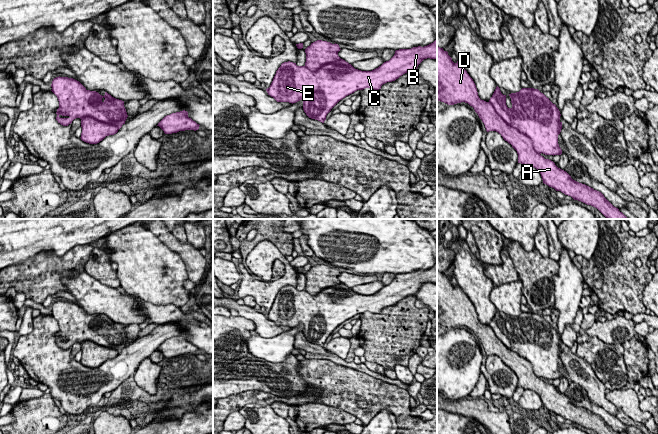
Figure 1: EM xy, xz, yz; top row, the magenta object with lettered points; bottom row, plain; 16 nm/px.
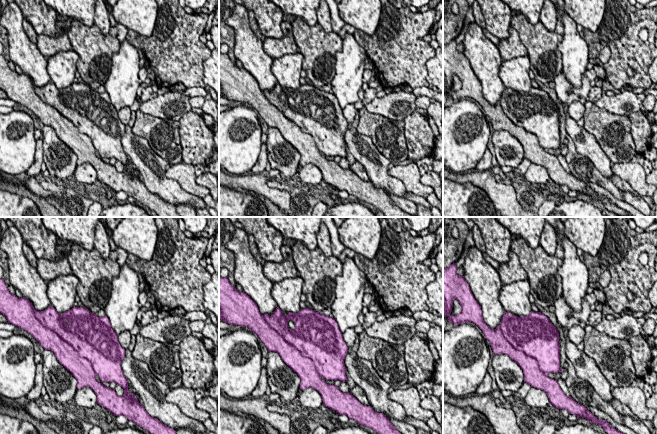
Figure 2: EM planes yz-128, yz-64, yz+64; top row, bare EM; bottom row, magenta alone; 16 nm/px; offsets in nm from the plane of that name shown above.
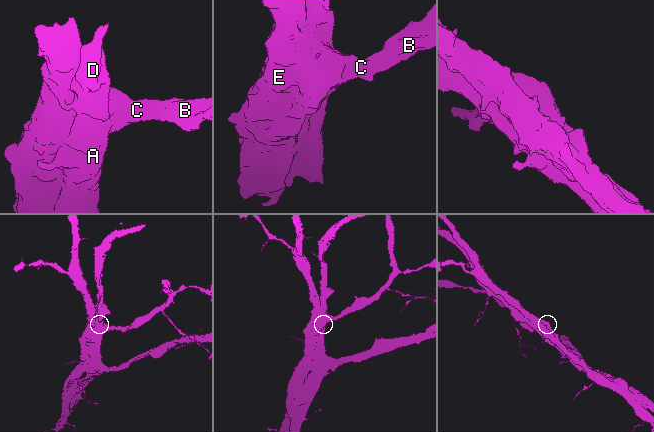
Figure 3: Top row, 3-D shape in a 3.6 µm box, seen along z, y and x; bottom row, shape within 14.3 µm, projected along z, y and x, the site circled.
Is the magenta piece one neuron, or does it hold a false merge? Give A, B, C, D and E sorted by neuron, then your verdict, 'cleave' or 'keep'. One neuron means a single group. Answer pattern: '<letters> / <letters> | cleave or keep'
A D / B C E | cleave

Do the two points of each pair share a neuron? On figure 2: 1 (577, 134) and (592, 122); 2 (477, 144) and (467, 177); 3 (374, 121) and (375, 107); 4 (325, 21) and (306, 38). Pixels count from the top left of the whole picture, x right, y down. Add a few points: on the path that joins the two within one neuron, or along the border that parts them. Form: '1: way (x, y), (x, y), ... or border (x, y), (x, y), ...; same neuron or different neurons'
1: border (582, 126), (595, 138), (600, 146); different neurons
2: border (469, 170), (453, 172); different neurons
3: border (364, 105), (368, 111), (383, 115), (389, 119); different neurons
4: border (317, 22), (326, 32), (332, 31); different neurons

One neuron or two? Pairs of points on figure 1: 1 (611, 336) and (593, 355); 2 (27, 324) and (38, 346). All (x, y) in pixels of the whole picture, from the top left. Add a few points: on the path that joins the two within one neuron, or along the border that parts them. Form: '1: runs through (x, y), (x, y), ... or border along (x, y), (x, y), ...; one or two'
1: border along (585, 330), (588, 335), (596, 336), (609, 344); two
2: border along (33, 318), (33, 329), (29, 333), (20, 336); two

